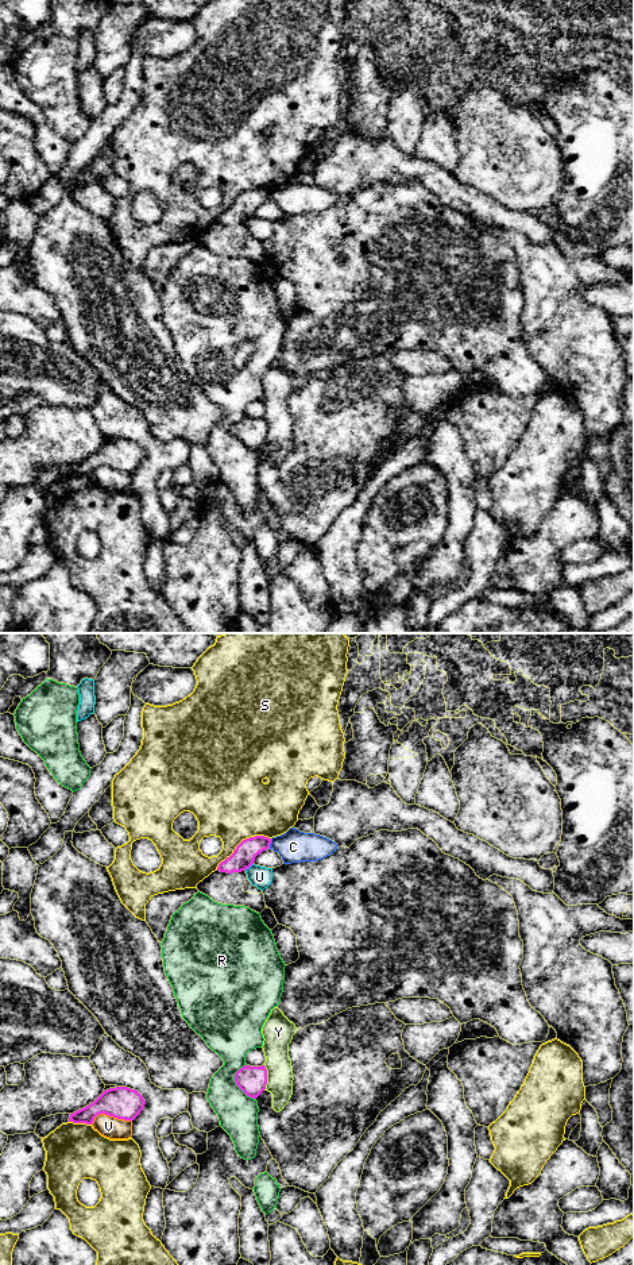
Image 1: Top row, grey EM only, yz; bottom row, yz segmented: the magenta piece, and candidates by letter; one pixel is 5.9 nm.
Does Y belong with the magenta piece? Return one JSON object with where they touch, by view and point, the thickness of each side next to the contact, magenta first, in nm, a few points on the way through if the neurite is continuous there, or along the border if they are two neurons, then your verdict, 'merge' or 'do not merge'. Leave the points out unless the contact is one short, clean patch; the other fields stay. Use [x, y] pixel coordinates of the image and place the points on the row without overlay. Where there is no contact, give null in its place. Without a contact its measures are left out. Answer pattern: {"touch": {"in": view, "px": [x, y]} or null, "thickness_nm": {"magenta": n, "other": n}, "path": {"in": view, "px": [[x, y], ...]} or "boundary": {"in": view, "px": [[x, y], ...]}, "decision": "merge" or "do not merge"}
{"touch": {"in": "yz", "px": [266, 429]}, "thickness_nm": {"magenta": 170, "other": 160}, "boundary": {"in": "yz", "px": [[263, 417], [266, 421], [265, 442]]}, "decision": "do not merge"}

